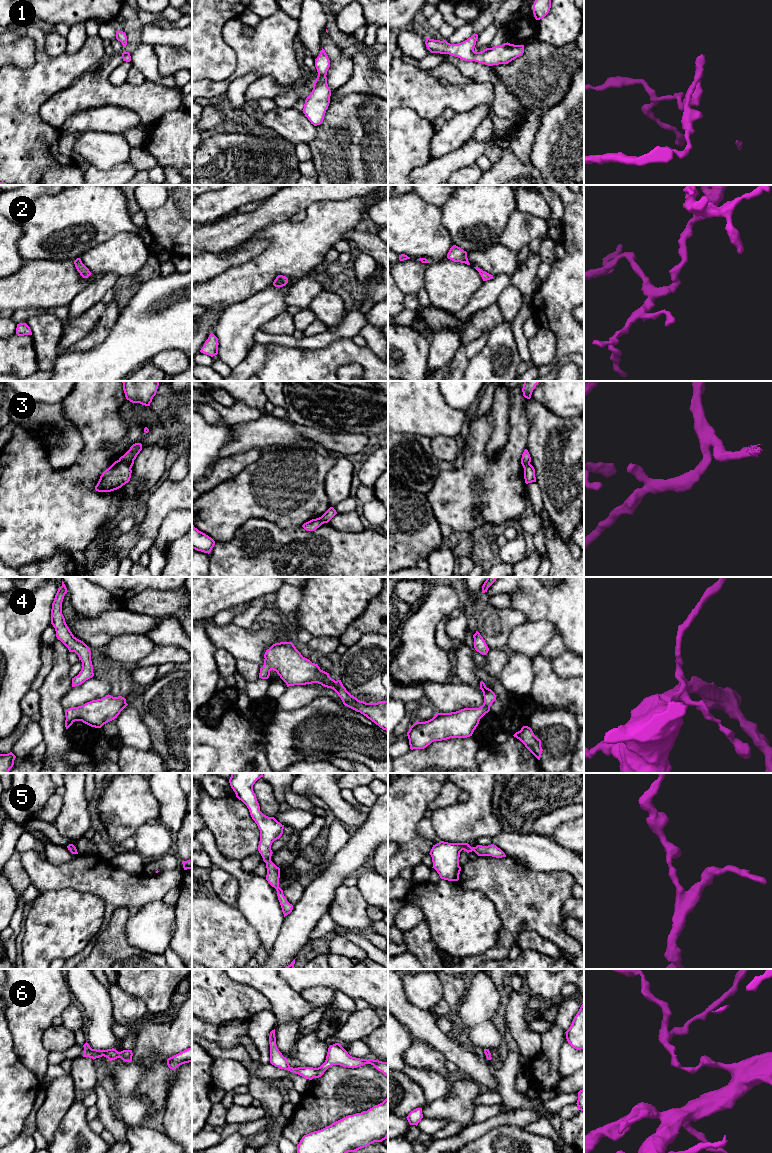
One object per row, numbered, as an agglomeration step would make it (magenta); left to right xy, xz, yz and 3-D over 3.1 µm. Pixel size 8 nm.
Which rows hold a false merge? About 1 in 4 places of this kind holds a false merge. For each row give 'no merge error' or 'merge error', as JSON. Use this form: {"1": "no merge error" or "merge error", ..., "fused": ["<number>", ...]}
{"1": "no merge error", "2": "no merge error", "3": "merge error", "4": "no merge error", "5": "no merge error", "6": "no merge error", "fused": ["3"]}

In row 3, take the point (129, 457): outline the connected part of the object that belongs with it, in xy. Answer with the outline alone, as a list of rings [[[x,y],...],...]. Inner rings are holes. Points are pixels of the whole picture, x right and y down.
[[[135,443],[123,456],[119,458],[119,460],[126,463],[132,468],[134,460],[136,459],[137,455],[140,453],[141,450],[142,450],[142,444]]]

